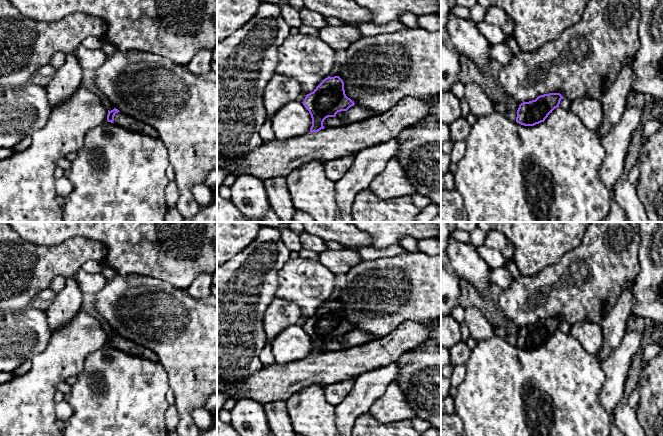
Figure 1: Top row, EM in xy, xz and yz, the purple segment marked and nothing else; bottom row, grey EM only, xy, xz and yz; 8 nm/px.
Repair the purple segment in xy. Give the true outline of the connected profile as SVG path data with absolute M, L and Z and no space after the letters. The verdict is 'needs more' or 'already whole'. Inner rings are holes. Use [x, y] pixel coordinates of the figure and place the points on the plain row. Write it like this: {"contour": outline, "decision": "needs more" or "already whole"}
{"contour": "M116 332L111 335L108 334L107 345L142 358L147 358L153 362L159 362L158 356L154 352L127 340Z", "decision": "needs more"}

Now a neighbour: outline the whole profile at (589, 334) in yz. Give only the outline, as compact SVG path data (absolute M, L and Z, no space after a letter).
M590 321L576 322L570 327L570 334L580 342L583 349L597 355L603 344L602 326Z

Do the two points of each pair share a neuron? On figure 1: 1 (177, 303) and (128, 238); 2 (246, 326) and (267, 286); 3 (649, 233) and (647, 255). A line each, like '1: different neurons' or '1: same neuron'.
1: different neurons
2: same neuron
3: same neuron

